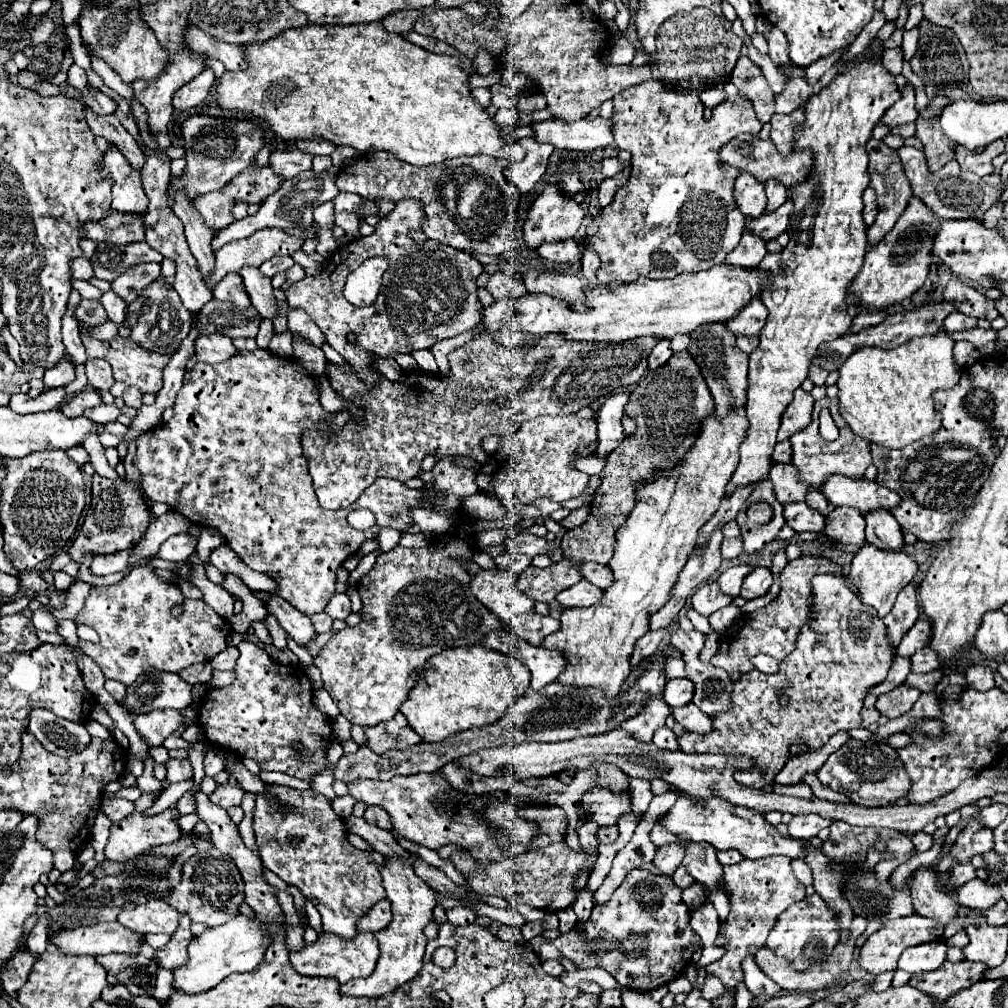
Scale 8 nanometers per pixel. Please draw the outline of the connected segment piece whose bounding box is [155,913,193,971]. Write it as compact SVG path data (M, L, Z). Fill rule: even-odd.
M183 913L179 917L179 927L171 935L169 943L155 951L157 967L175 971L175 969L187 965L187 943L191 943L191 937L193 937L193 933L191 933L191 917L187 913Z

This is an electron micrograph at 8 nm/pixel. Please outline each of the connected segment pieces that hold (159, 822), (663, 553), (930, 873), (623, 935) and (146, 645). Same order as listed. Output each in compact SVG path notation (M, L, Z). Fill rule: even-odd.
M133 811L125 819L111 825L111 835L105 847L105 857L113 861L133 859L149 847L173 843L179 837L179 813L163 811L161 815L147 817Z
M735 409L727 415L727 419L719 421L715 415L703 419L701 433L691 447L691 453L671 471L657 471L657 479L649 485L643 485L637 489L637 505L631 511L627 523L617 529L617 543L615 553L609 561L609 567L613 569L615 583L605 589L605 595L599 603L587 607L587 609L565 609L561 615L561 629L553 635L547 635L539 647L543 649L559 649L563 651L567 659L565 671L555 679L563 685L575 685L575 687L599 687L607 691L607 697L619 695L623 679L631 671L631 651L635 647L635 641L643 637L649 631L649 615L657 609L661 609L669 597L671 589L677 581L679 571L685 567L691 551L697 545L697 533L699 529L711 519L711 515L719 509L719 503L725 495L725 487L739 463L739 445L745 437L747 429L747 417L743 409Z
M923 865L913 871L911 877L911 901L915 907L915 913L933 917L941 925L947 925L959 909L959 903L955 903L945 891L939 891L939 879L935 879L937 869L931 865Z
M633 869L631 873L627 873L625 881L615 889L615 893L605 905L593 907L591 919L585 923L585 935L581 939L577 937L577 929L573 929L571 933L551 940L538 935L528 944L536 950L544 942L553 943L563 953L563 957L577 963L579 969L601 967L609 971L623 987L637 989L637 991L651 991L661 985L667 985L669 981L685 973L685 967L693 955L693 941L695 941L695 933L689 925L689 917L691 917L691 911L683 903L681 891L677 893L677 885L671 881L671 877L655 875L653 871Z
M137 567L119 583L93 587L91 595L85 601L85 607L75 617L75 623L85 623L99 633L99 643L79 639L79 649L101 667L107 679L121 681L123 685L131 685L139 675L147 673L149 669L179 673L189 665L211 661L217 653L221 653L227 647L227 641L231 635L231 625L227 619L219 617L203 599L185 599L175 583L159 581L151 567ZM177 603L183 603L181 617L171 615L171 607ZM129 649L135 649L137 653L131 657Z

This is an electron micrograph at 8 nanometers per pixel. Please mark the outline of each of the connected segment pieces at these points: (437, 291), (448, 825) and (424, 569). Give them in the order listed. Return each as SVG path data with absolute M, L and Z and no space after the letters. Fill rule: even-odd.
M401 199L399 203L395 203L395 209L387 217L379 219L373 235L359 237L359 239L353 239L351 243L337 247L327 257L321 273L317 273L313 277L305 277L301 281L295 281L285 291L287 303L291 307L305 309L311 315L311 319L319 325L319 329L325 333L329 345L335 351L341 351L339 355L343 359L351 361L353 367L359 367L359 369L373 367L371 355L393 357L395 353L411 353L411 351L417 351L417 349L429 349L433 343L437 343L441 339L455 337L455 335L475 327L479 323L481 315L483 315L483 305L477 297L477 285L475 285L475 279L483 273L483 265L471 253L463 253L463 251L447 247L439 241L431 241L431 239L427 239L423 243L413 241L409 237L409 233L419 231L425 219L427 219L425 211L423 211L423 207L419 207L419 203L415 203L415 199ZM377 255L389 259L389 269L385 271L385 277L383 277L383 289L379 291L373 305L351 307L351 303L347 303L347 299L343 297L345 279L353 271L355 263L363 263L369 257L377 257ZM347 333L357 335L355 347L359 351L351 351L351 343L347 341Z
M421 773L421 775L397 775L391 781L377 779L355 779L355 783L347 783L349 795L365 805L383 807L393 823L393 829L419 845L429 849L439 849L441 845L453 843L465 847L479 861L501 861L511 855L519 855L525 849L513 845L497 831L489 831L485 823L473 815L467 803L467 795L453 789L439 773Z
M439 459L433 467L433 483L425 483L425 499L421 505L435 513L449 515L453 525L451 531L445 531L445 541L431 543L419 549L407 549L397 545L389 553L377 557L375 567L361 579L357 585L361 601L363 601L363 621L355 627L345 627L337 635L329 639L329 643L315 657L315 665L321 669L321 677L325 689L333 697L341 715L357 725L375 725L379 721L391 719L399 705L405 701L407 693L415 687L419 679L419 671L425 661L445 649L463 647L477 643L483 635L501 629L501 623L495 615L491 615L475 597L469 593L471 575L465 567L467 561L473 561L473 539L471 531L475 531L475 517L465 513L463 497L477 493L475 469L459 469L449 459Z

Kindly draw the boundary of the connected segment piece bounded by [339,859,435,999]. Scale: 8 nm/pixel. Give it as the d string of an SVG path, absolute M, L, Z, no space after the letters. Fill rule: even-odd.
M389 859L389 863L381 869L383 887L387 891L387 899L391 901L393 921L387 929L379 931L379 935L375 933L381 951L375 971L367 979L353 979L349 985L341 985L339 987L341 995L379 999L383 995L389 995L391 991L397 991L403 983L411 981L421 971L423 953L427 945L427 937L423 935L423 929L433 919L431 909L435 907L435 893L427 883L423 883L423 879L415 875L411 861L413 859L405 859L405 861Z

